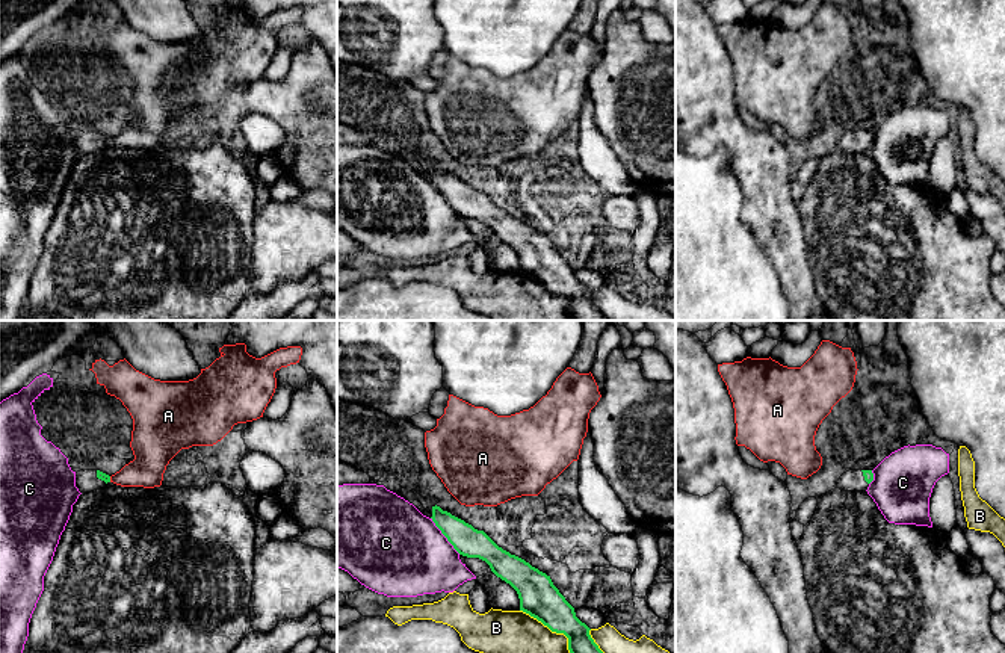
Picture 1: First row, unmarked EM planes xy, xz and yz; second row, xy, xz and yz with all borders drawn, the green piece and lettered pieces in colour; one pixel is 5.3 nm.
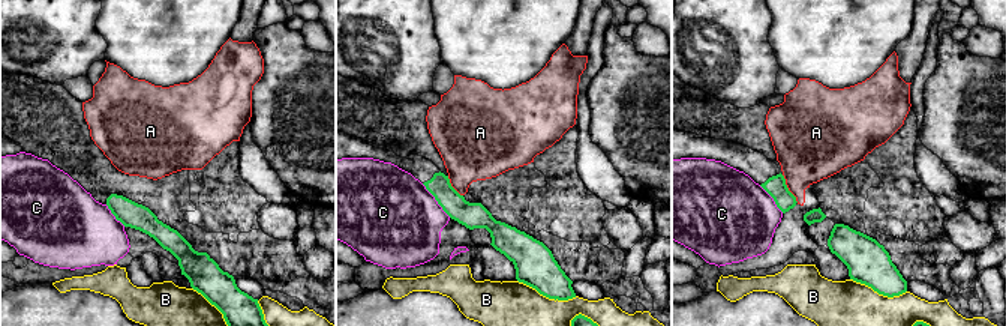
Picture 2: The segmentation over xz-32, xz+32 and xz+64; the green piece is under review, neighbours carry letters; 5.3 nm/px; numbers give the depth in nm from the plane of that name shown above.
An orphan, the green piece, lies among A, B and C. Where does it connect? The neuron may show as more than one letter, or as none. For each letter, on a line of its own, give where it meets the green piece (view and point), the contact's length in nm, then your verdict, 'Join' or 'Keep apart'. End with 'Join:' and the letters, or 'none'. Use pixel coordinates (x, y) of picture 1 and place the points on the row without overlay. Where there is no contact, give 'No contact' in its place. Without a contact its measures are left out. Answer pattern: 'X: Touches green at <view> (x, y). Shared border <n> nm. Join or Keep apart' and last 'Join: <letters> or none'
A: Touches green at xy (109, 141). Shared border 30 nm. Keep apart
B: Touches green at xz (553, 292). Shared border 380 nm. Keep apart
C: Touches green at xz (443, 195). Shared border 260 nm. Keep apart
Join: none

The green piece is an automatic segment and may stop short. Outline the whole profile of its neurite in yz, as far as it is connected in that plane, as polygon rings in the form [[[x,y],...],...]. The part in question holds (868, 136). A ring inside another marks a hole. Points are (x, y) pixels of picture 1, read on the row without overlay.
[[[849,132],[837,142],[837,150],[845,153],[866,153],[872,142],[872,132]]]

